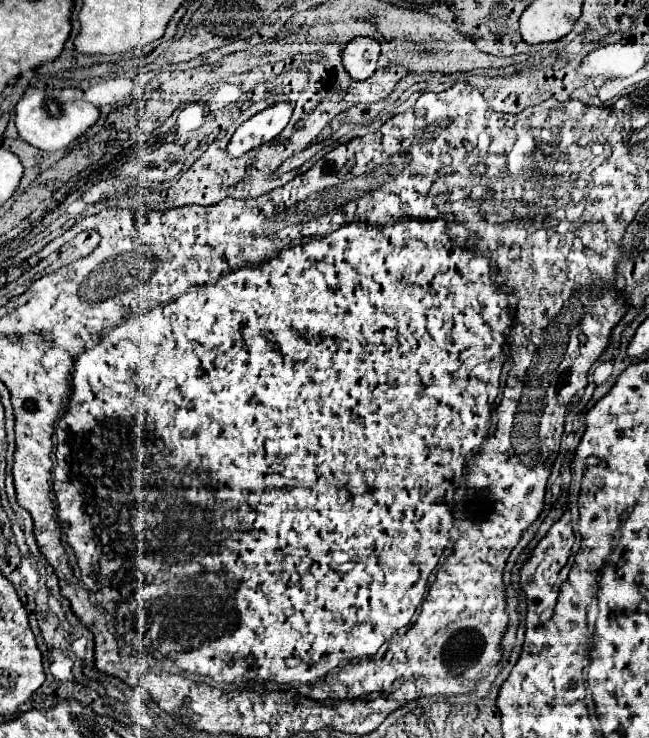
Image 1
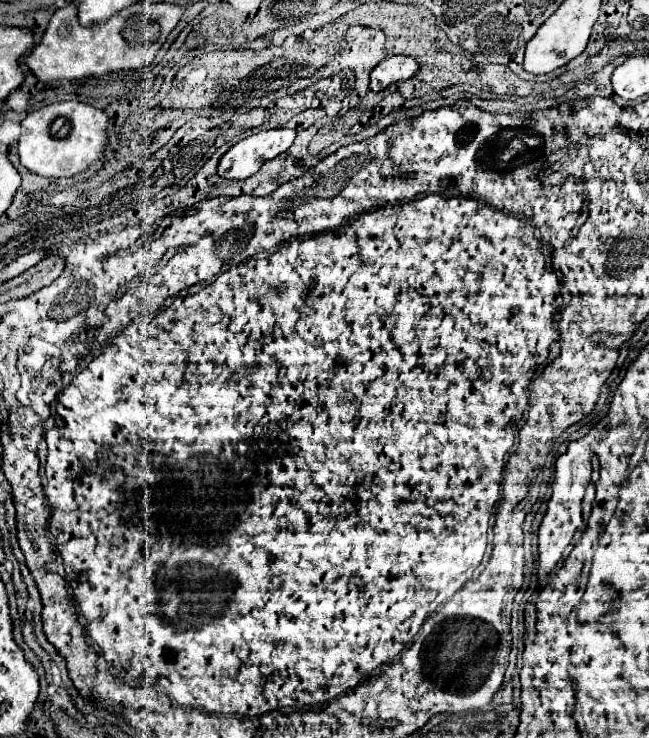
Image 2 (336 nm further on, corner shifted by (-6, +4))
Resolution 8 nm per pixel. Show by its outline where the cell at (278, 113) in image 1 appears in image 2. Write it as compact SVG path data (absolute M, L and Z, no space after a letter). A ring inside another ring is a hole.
M273 128L261 130L245 140L239 140L219 160L217 174L229 180L249 178L263 166L265 160L271 160L289 150L295 140L295 134L297 132L291 128Z

